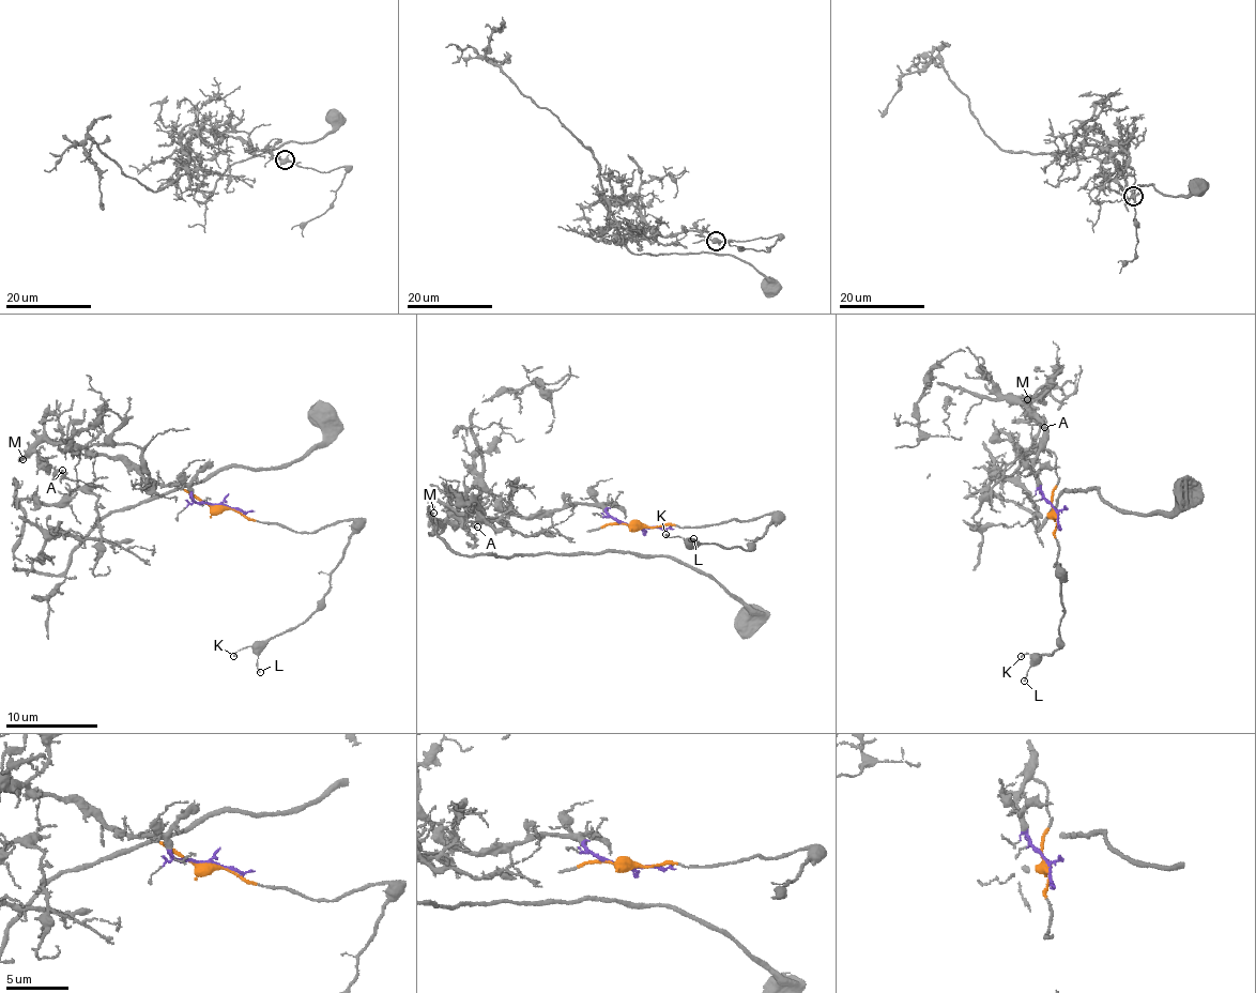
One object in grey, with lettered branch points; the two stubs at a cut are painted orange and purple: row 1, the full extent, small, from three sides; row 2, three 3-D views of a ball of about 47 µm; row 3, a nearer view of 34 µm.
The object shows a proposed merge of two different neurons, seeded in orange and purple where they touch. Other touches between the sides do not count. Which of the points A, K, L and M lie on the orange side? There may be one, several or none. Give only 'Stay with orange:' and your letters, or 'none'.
Stay with orange: K, L

